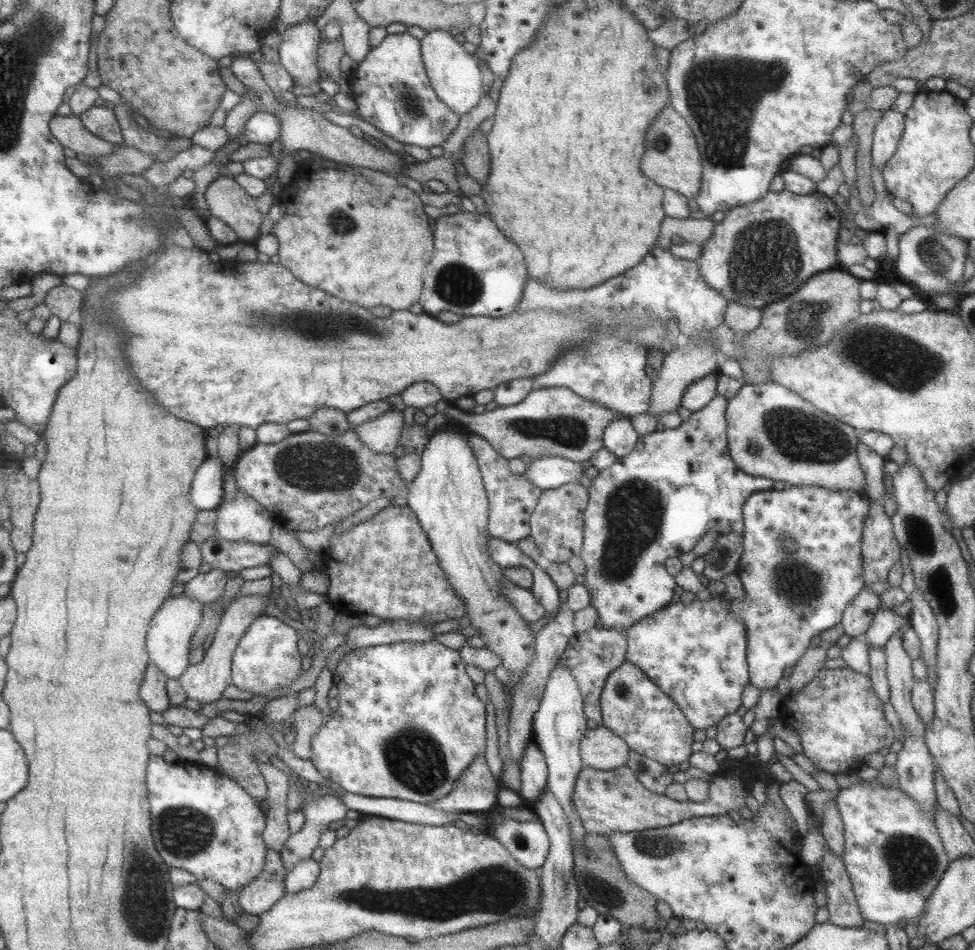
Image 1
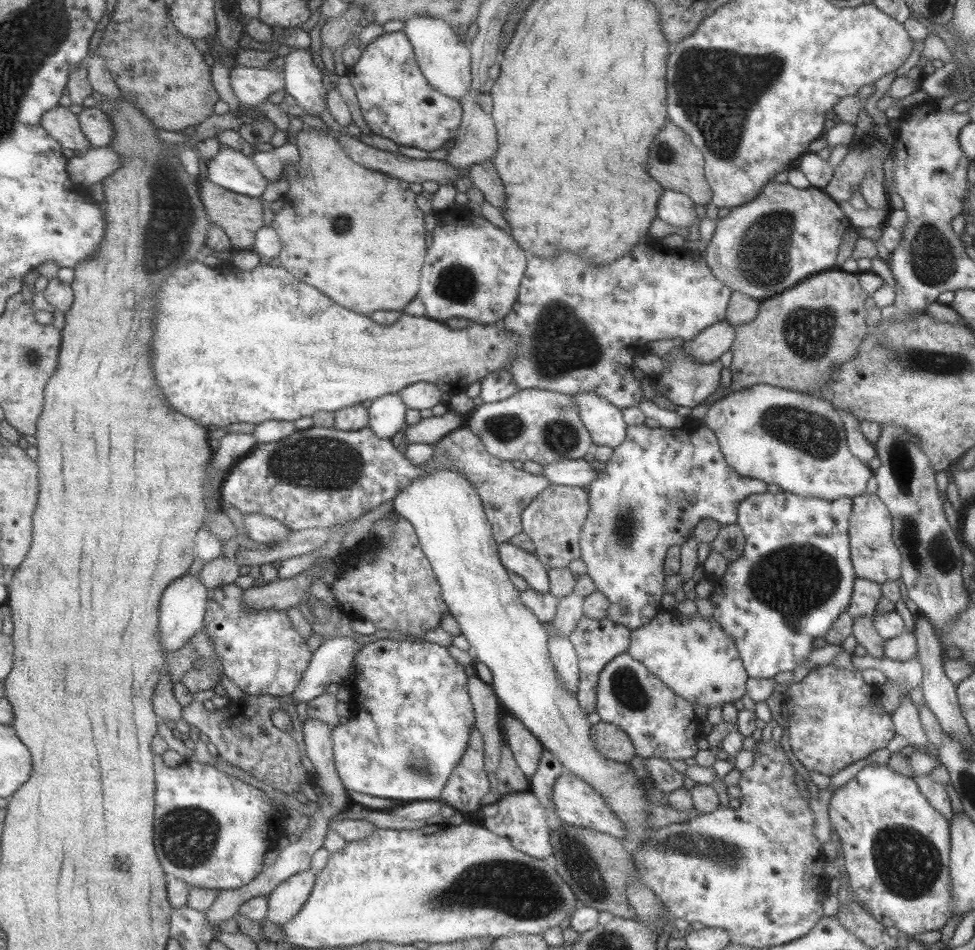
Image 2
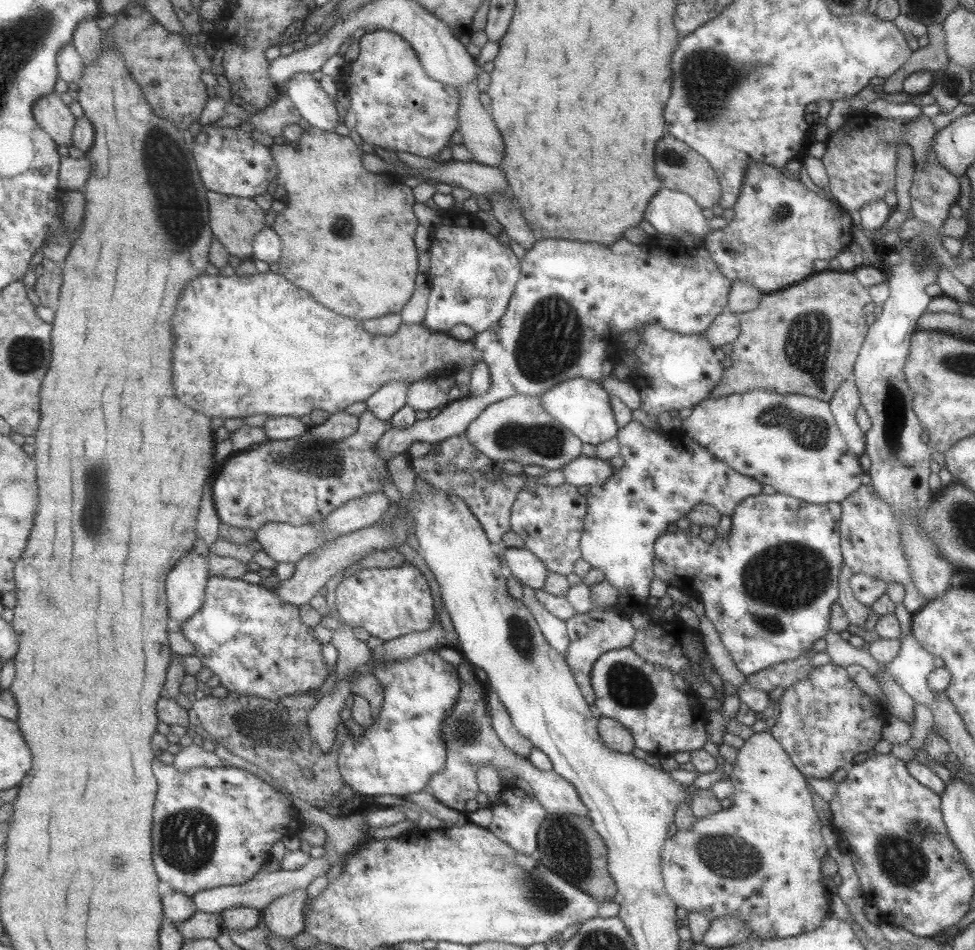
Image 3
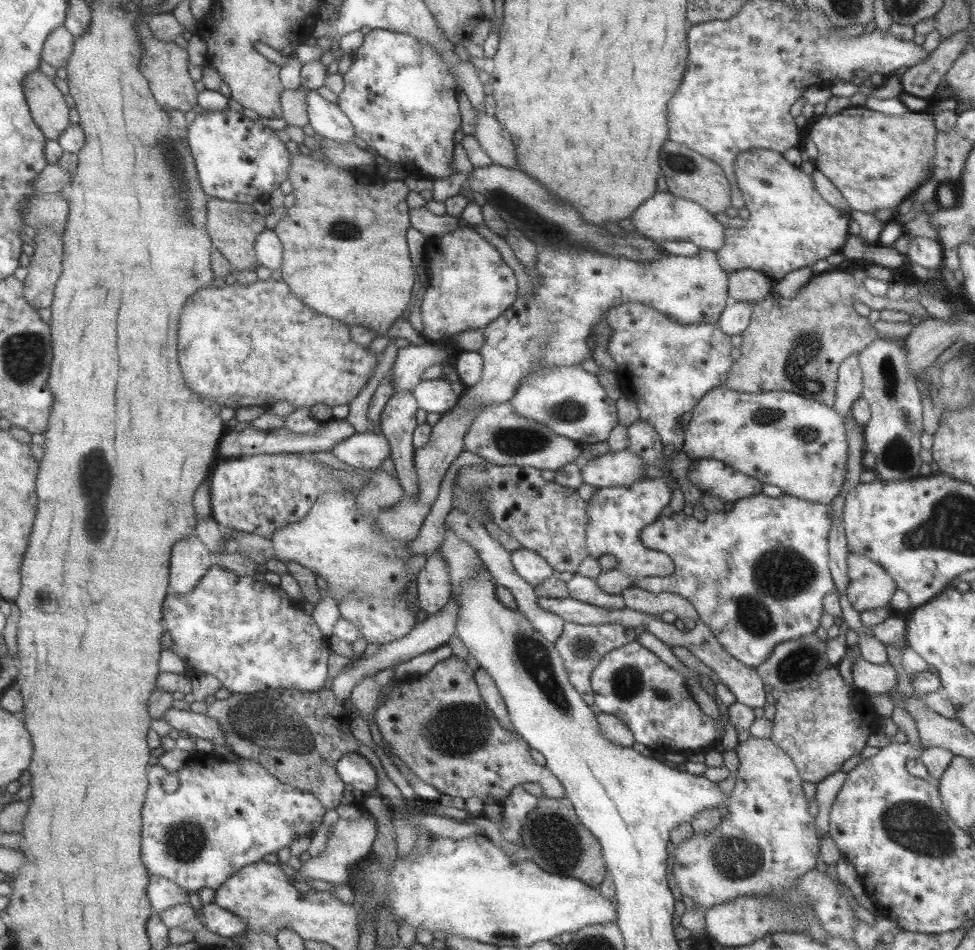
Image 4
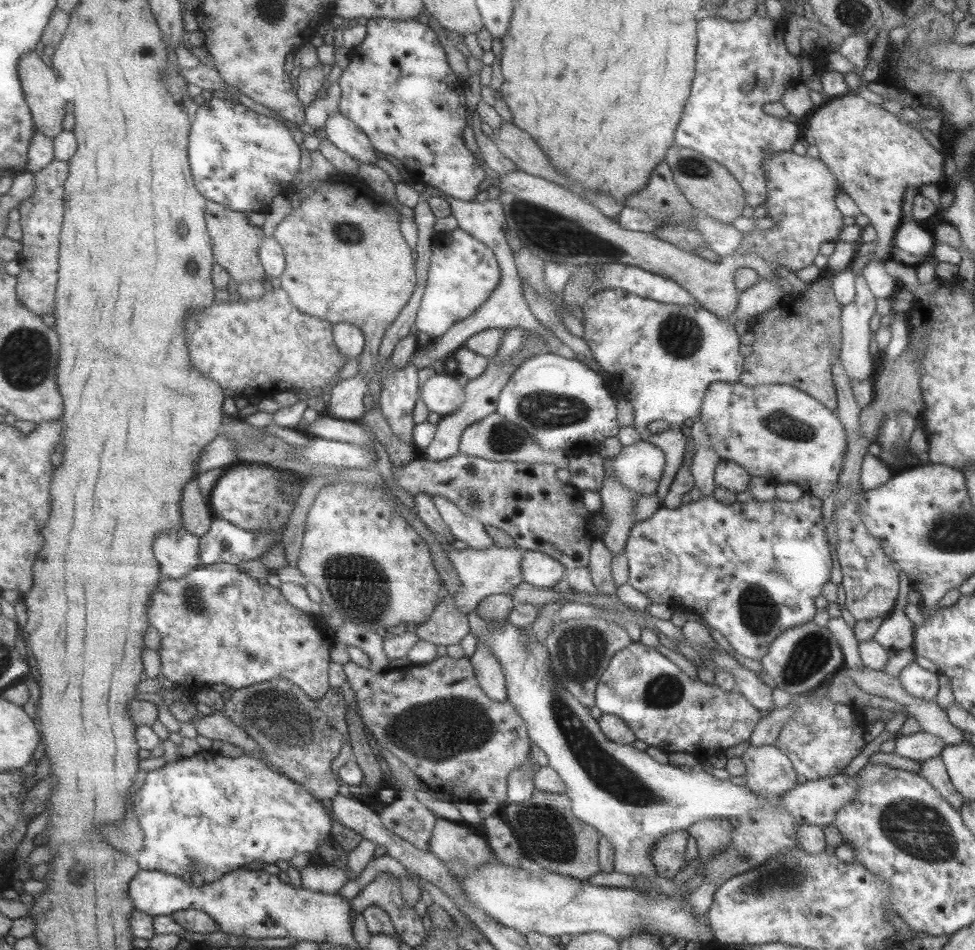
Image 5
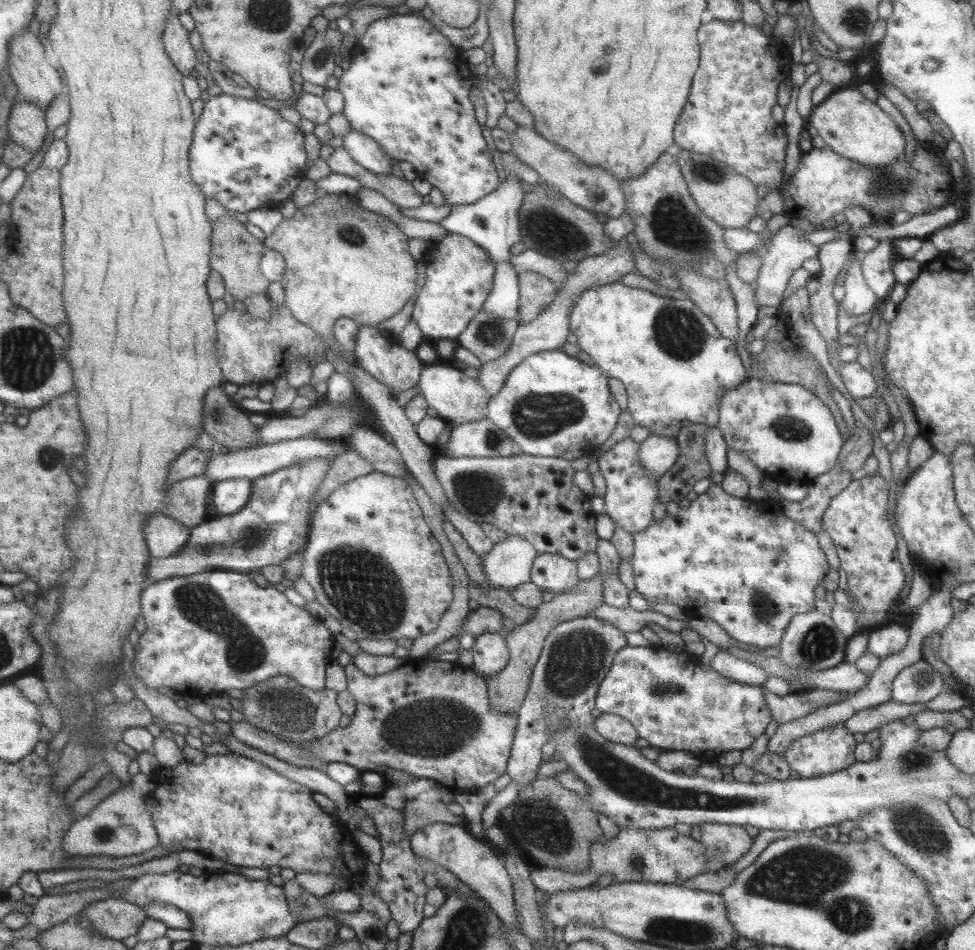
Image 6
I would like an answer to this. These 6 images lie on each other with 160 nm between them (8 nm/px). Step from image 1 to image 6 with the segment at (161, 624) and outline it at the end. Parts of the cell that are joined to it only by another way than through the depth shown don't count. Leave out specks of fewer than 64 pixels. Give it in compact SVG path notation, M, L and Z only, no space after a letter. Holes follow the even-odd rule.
M157 511L145 519L141 530L150 556L163 558L181 548L189 538L190 528Z

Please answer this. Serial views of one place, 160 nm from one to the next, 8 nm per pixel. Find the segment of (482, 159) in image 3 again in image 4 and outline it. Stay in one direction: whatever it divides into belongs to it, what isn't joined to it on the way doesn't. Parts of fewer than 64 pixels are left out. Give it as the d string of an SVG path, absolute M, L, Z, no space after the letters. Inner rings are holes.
M475 113L475 132L473 136L478 141L479 148L487 154L493 164L507 168L517 168L515 148L512 136L487 114Z

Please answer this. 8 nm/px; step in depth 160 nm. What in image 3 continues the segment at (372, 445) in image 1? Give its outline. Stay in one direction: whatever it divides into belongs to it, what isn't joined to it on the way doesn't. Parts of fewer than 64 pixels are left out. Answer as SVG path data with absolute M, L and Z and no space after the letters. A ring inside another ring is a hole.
M408 380L385 381L365 400L366 408L388 425L390 416L406 404Z

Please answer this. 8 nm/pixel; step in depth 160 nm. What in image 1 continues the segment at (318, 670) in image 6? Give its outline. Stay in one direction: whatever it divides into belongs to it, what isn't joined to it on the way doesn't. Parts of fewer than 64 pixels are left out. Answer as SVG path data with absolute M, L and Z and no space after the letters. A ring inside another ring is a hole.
M260 615L251 622L238 641L230 662L230 684L252 695L281 690L302 673L302 657L297 651L298 632L273 616Z

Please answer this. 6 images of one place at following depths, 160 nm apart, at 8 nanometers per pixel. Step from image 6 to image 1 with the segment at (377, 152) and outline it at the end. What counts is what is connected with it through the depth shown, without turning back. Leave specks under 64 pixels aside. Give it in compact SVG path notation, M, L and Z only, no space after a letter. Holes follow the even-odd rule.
M315 20L287 26L281 35L278 63L291 75L296 86L315 86L319 78L316 52L321 27Z

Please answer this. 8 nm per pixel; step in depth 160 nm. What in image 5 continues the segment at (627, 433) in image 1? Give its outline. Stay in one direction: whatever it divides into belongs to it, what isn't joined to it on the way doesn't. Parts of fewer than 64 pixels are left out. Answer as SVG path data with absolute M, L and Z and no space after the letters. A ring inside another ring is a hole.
M547 351L527 357L516 368L501 389L494 412L503 420L522 428L543 450L558 450L568 457L595 452L605 438L616 436L620 429L616 419L616 400L603 376L577 359Z

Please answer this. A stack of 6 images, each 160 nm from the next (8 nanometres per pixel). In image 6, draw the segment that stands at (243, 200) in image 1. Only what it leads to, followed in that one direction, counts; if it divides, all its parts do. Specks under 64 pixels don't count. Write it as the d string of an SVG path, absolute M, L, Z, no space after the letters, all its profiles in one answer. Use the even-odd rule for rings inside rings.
M231 217L215 220L211 223L211 228L209 266L210 270L217 272L223 279L227 294L242 303L248 296L266 294L270 282L260 271L260 258L265 249L263 243L251 234L250 228L243 228L243 224Z

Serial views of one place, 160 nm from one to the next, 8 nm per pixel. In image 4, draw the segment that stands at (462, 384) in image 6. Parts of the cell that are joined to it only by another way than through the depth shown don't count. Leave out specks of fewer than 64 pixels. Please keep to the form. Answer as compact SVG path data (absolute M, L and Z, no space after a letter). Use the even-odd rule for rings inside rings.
M440 377L432 380L420 380L412 390L418 408L443 415L458 404L458 395L451 386L450 380Z

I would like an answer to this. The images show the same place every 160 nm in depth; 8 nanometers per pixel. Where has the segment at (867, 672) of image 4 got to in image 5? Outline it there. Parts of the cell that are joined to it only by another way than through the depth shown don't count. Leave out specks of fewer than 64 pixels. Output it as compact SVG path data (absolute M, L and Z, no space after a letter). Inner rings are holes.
M840 615L834 618L828 618L826 623L825 627L829 630L831 636L835 638L837 645L841 647L844 660L843 667L852 669L862 669L865 667L861 664L858 644L857 641L855 641L852 628L847 625L843 617Z

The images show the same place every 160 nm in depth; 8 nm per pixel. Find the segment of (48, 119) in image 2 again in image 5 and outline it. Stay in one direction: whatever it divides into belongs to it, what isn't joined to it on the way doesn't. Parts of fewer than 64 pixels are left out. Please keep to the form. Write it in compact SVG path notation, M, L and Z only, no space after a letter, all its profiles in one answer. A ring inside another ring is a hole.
M35 51L26 52L17 61L17 72L23 89L25 103L28 105L34 129L50 139L57 137L63 131L63 114L65 116L65 100L57 98L57 76Z

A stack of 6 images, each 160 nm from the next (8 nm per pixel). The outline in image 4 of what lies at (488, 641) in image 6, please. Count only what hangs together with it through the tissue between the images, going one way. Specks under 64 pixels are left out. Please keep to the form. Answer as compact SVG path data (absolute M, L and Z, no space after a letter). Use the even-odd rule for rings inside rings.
M480 666L474 670L473 676L480 698L483 700L486 708L498 720L498 723L503 725L505 730L513 731L514 728L508 718L505 704L497 690L496 684L493 682L492 676L489 676Z

